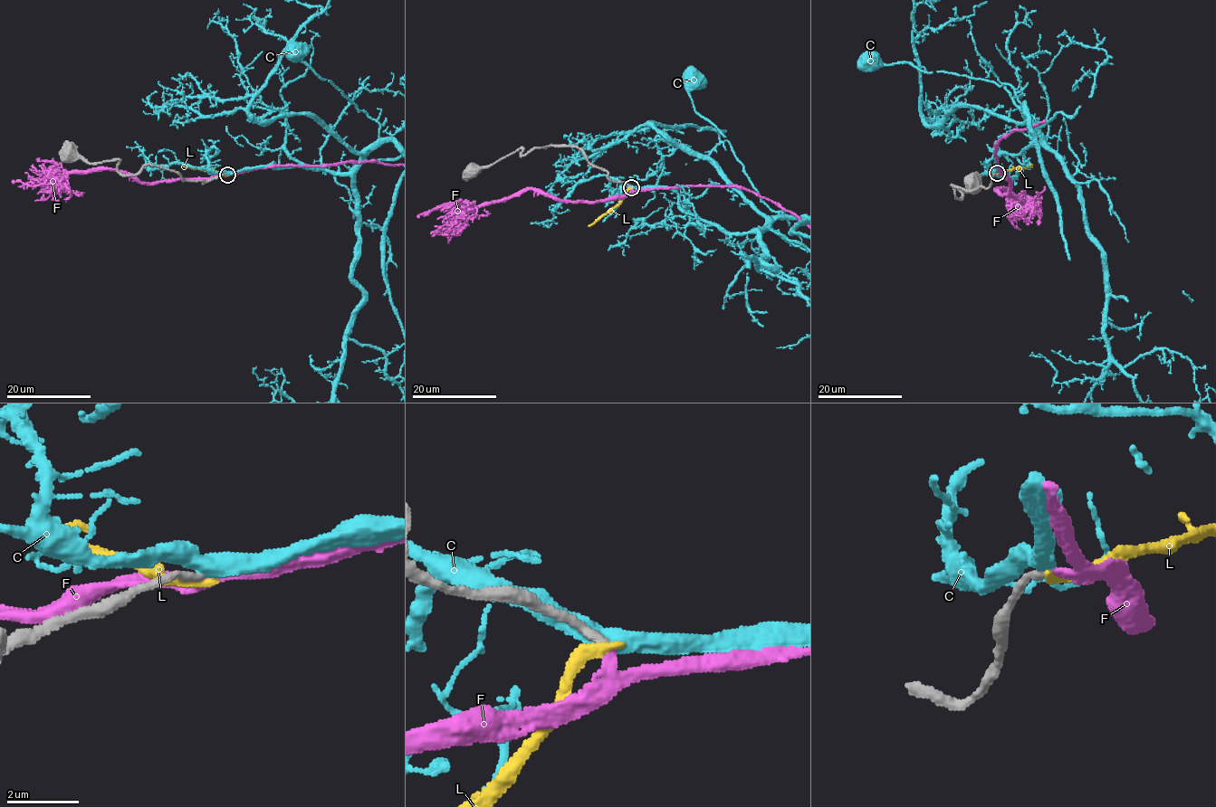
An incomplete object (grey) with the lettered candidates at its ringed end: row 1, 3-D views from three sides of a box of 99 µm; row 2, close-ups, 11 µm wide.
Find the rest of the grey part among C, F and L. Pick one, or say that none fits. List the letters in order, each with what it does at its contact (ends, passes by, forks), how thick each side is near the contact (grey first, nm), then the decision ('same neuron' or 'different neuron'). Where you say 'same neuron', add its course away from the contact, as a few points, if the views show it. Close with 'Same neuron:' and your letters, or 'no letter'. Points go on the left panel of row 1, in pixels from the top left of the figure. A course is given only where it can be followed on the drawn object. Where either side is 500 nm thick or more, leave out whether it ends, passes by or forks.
C: it passes by; calibres 220 and 480 nm; different neuron
F: it ends; calibres 220 and 200 nm; same neuron
L: it ends; calibres 240 and 340 nm; different neuron
Same neuron: F

